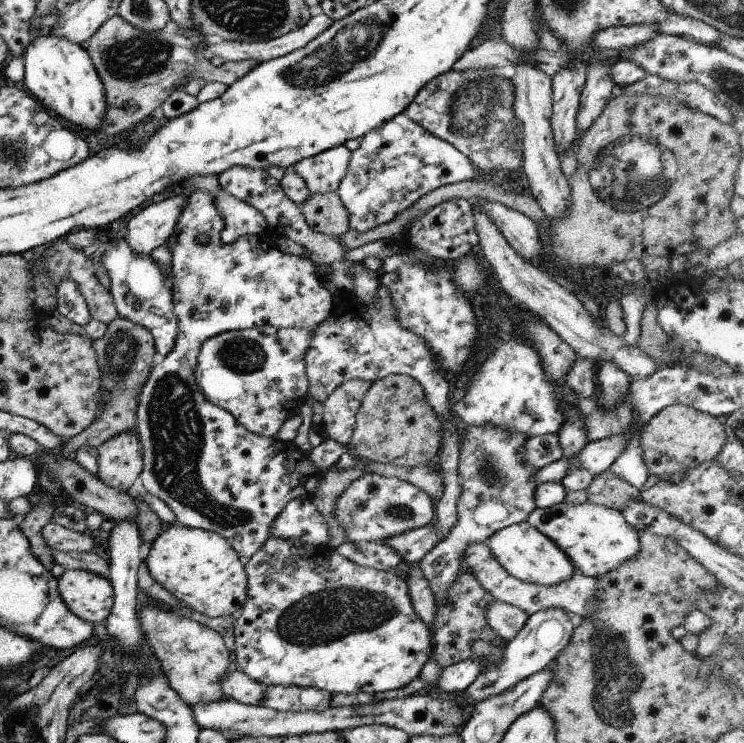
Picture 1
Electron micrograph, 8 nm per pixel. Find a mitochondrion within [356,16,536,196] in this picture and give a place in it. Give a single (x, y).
(472, 111)

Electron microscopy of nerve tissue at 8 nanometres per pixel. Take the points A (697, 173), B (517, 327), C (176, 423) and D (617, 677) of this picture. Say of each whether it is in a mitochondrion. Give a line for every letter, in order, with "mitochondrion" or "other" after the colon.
A: other
B: other
C: mitochondrion
D: mitochondrion

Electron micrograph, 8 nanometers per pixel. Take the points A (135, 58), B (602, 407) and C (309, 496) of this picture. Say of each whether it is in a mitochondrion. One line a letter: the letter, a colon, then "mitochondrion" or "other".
A: mitochondrion
B: other
C: other

